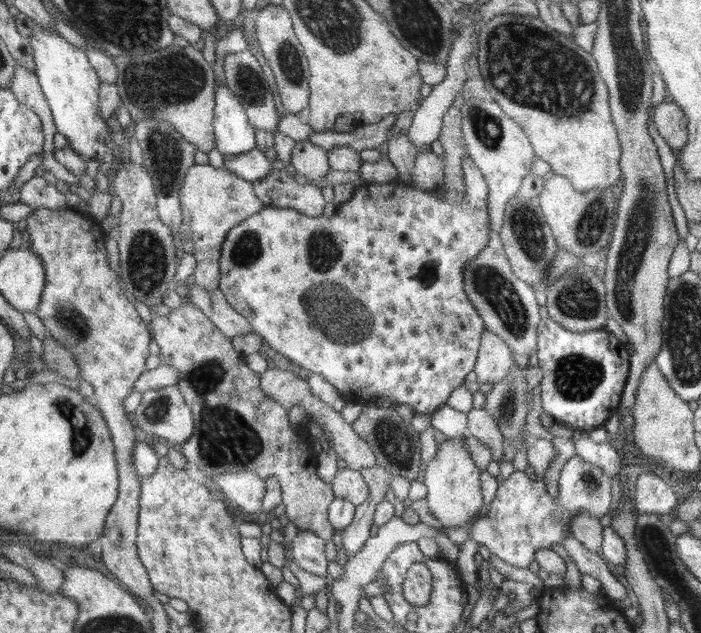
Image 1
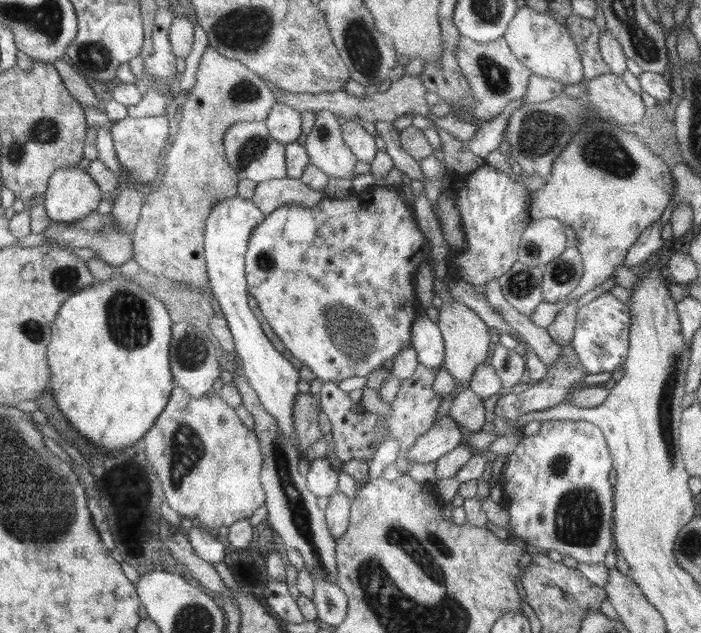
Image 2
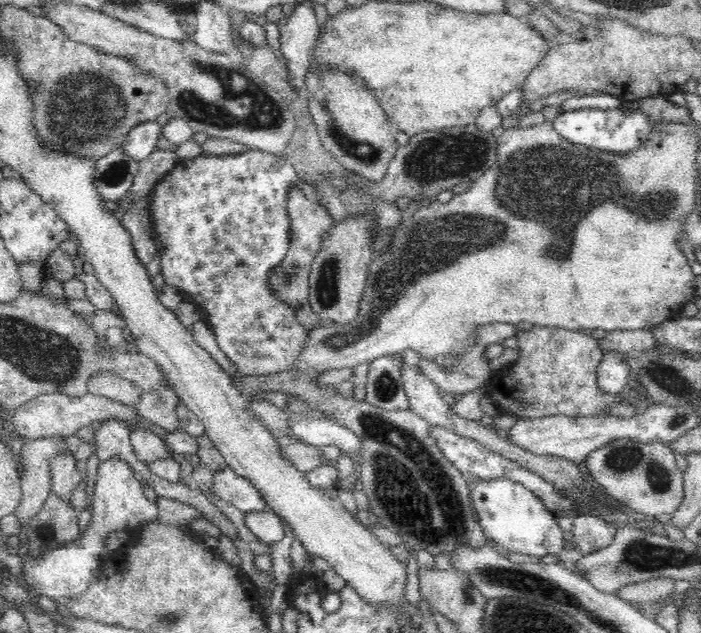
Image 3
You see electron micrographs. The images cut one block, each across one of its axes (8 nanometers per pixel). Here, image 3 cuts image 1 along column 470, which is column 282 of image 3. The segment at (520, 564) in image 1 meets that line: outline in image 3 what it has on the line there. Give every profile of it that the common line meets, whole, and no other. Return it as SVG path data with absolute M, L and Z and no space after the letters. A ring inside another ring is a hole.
M274 512L244 513L244 524L264 544L272 545L286 536L284 523Z

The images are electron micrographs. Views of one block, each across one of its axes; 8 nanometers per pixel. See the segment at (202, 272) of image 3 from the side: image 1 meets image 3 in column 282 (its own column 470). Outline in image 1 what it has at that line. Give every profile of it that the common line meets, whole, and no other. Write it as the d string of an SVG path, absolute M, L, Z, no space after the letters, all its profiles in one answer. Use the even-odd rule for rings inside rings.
M468 155L463 158L462 170L463 197L457 202L448 202L440 195L439 190L424 190L395 181L376 186L362 182L355 188L353 197L349 201L337 206L331 218L325 218L323 215L311 218L291 208L264 207L226 233L219 258L219 289L229 305L246 318L252 325L253 331L276 352L290 358L303 369L322 375L347 402L366 404L376 398L383 398L390 400L395 406L410 404L415 414L432 416L440 406L445 404L455 388L463 386L466 376L473 371L480 348L480 339L485 329L482 317L464 290L463 266L477 257L477 254L487 245L491 229L487 209L489 188L481 170Z

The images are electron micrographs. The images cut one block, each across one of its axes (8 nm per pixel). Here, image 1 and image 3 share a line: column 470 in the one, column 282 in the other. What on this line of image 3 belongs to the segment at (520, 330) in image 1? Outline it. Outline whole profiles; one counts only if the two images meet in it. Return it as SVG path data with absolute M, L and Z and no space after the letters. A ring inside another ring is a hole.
M294 184L288 192L287 202L288 215L290 216L290 246L284 260L267 276L269 289L290 308L300 308L309 295L309 278L312 264L320 246L324 234L330 230L333 218L324 206L314 200L308 199L297 185Z

